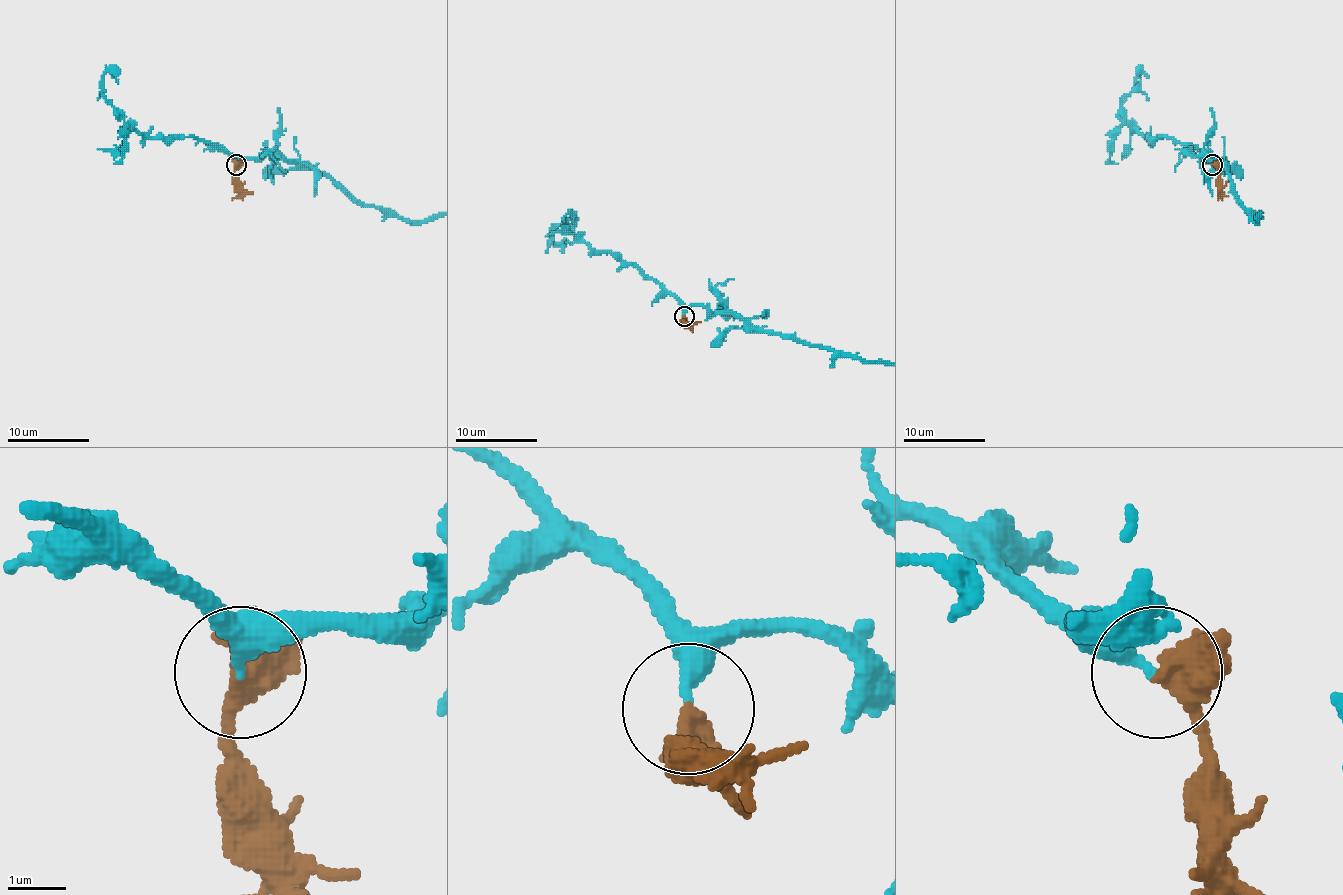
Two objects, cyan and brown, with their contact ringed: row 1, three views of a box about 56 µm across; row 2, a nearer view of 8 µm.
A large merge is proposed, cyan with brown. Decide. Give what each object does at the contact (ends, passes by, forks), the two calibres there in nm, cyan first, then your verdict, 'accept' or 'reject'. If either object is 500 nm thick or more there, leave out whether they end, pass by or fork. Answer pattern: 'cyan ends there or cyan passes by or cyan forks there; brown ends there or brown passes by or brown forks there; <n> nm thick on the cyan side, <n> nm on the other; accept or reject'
cyan ends there; brown passes by; 280 nm thick on the cyan side, 400 nm on the other; accept

